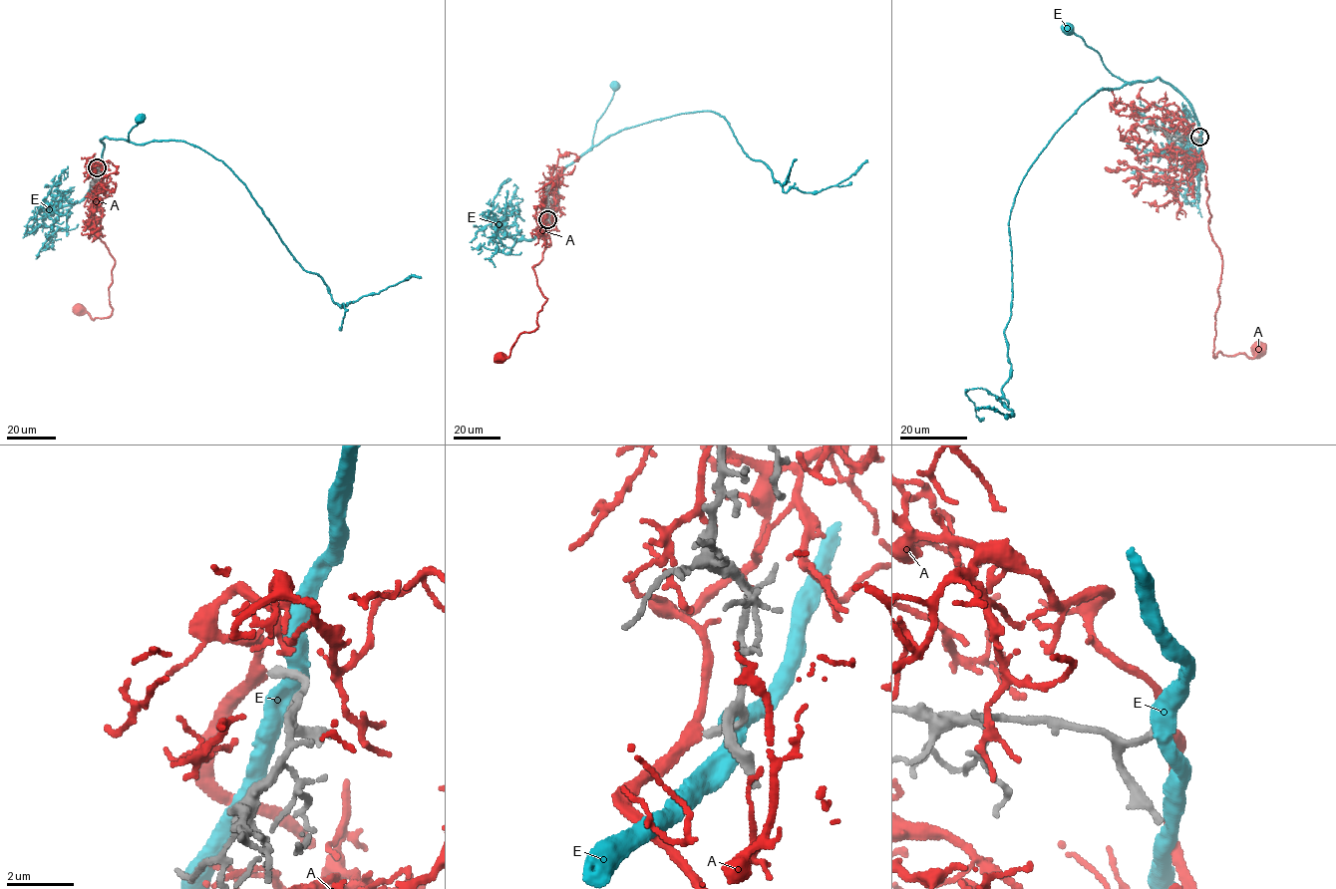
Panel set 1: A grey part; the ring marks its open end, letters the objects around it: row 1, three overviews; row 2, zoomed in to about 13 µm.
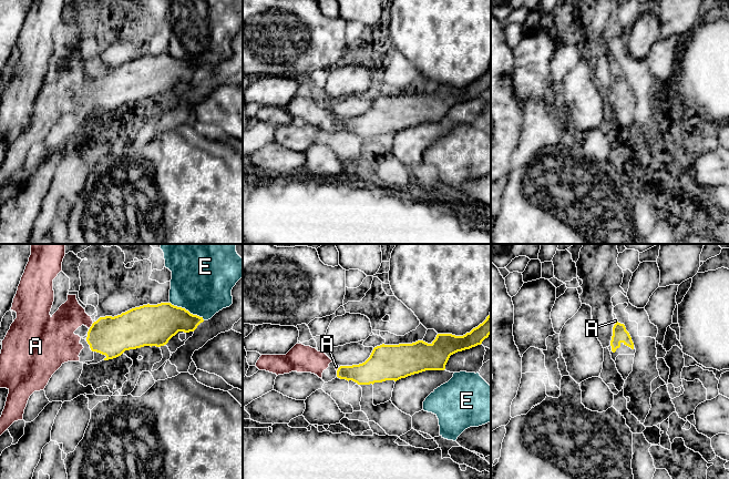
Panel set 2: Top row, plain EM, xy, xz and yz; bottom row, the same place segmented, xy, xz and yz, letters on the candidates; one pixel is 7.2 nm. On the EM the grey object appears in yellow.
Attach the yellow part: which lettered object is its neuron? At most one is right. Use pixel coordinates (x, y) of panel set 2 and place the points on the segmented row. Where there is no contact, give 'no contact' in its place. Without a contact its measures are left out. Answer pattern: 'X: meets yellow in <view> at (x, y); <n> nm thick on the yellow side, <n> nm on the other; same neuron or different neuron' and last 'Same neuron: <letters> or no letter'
A: meets yellow in xy at (91, 326); 280 nm thick on the yellow side, 240 nm on the other; same neuron
E: meets yellow in xy at (187, 311); 280 nm thick on the yellow side, 440 nm on the other; different neuron
Same neuron: A

